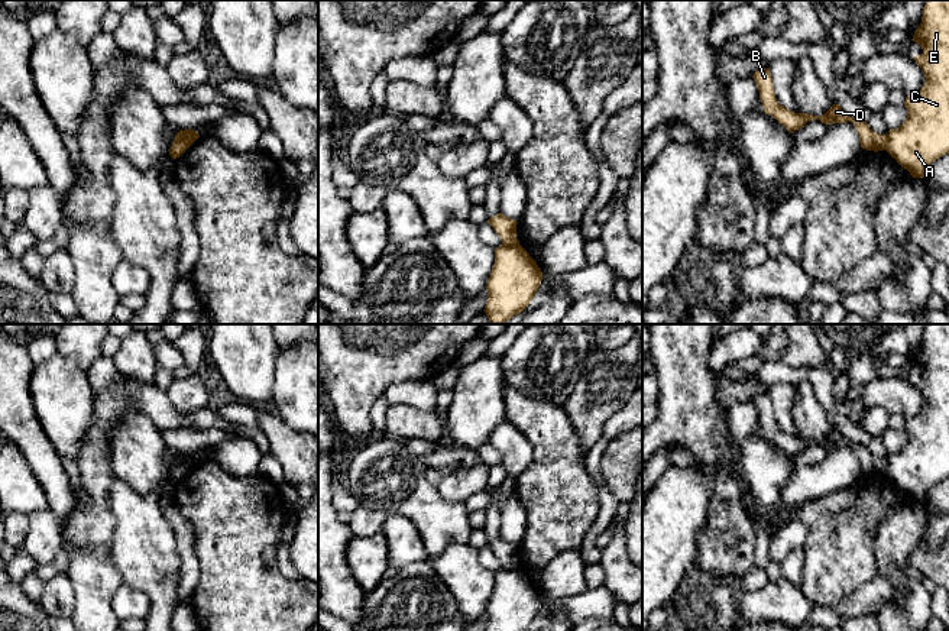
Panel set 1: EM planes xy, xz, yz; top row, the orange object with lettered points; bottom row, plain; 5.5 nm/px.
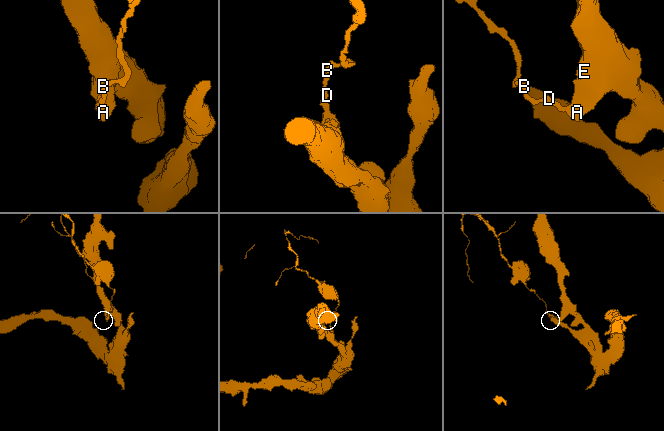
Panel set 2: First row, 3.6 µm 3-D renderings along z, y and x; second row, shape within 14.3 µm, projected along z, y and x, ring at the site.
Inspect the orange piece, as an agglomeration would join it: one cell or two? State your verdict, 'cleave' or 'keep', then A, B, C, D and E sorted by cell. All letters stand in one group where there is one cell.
cleave | A C E / B D

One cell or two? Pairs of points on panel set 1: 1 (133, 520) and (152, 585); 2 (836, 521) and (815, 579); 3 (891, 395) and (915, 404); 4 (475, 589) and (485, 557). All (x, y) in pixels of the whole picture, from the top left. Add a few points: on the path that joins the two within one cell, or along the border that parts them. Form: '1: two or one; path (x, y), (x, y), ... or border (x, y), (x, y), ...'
1: one; path (142, 536), (143, 552), (152, 569)
2: one; path (836, 536), (836, 557), (829, 565)
3: one; path (897, 395), (909, 401)
4: two; border (478, 550), (478, 560), (494, 573)

